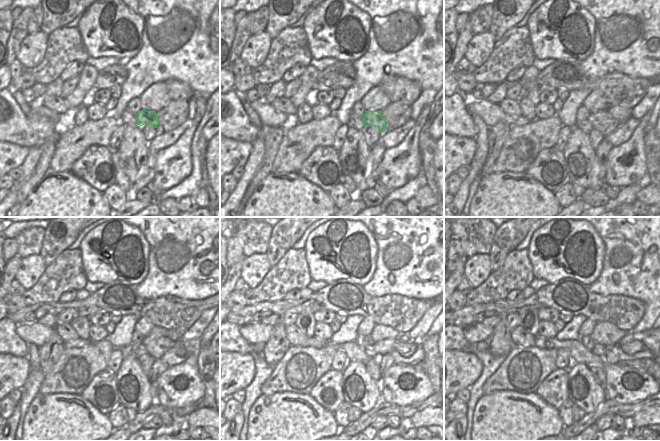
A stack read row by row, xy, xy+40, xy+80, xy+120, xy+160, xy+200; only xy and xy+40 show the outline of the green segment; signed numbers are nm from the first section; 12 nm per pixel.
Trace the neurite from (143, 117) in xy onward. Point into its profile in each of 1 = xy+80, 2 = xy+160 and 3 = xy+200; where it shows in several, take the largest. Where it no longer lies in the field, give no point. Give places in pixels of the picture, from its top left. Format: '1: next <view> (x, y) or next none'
1: next xy+80 (602, 121)
2: next xy+160 (386, 346)
3: next xy+200 (636, 346)

